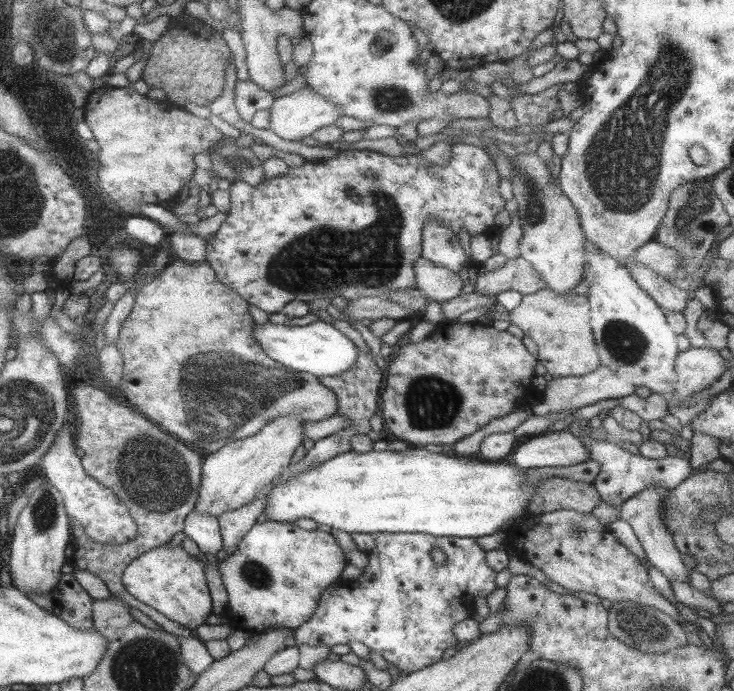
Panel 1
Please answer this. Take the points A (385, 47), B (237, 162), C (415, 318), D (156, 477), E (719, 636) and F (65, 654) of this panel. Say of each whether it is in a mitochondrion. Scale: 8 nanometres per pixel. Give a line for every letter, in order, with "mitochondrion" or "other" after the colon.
A: other
B: mitochondrion
C: other
D: mitochondrion
E: other
F: other

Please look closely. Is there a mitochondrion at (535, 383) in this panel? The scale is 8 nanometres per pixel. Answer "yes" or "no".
no

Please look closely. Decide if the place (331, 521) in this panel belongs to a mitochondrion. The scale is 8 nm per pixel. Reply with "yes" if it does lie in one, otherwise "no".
no

